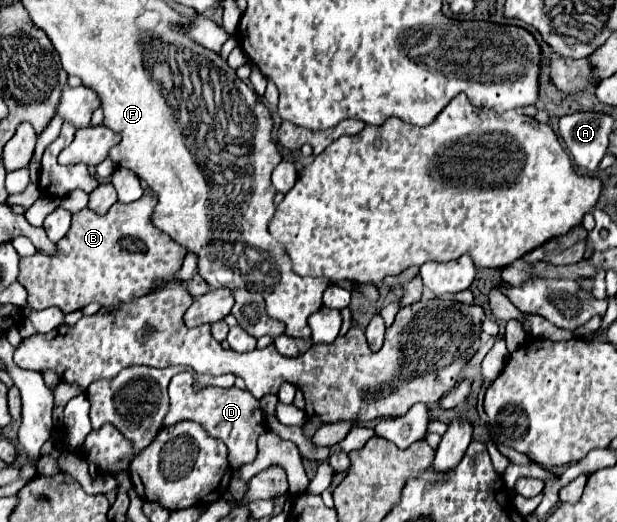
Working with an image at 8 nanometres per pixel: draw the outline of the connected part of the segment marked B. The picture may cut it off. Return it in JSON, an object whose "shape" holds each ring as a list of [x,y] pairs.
{"shape":[[[143,195],[133,203],[117,201],[107,215],[97,215],[91,209],[75,213],[71,229],[57,243],[55,253],[37,249],[33,257],[19,261],[19,283],[27,289],[25,315],[49,305],[59,307],[63,313],[73,313],[89,303],[119,305],[133,301],[143,297],[153,281],[167,279],[179,271],[187,249],[153,227],[151,215],[155,205],[157,199],[153,195]]]}

